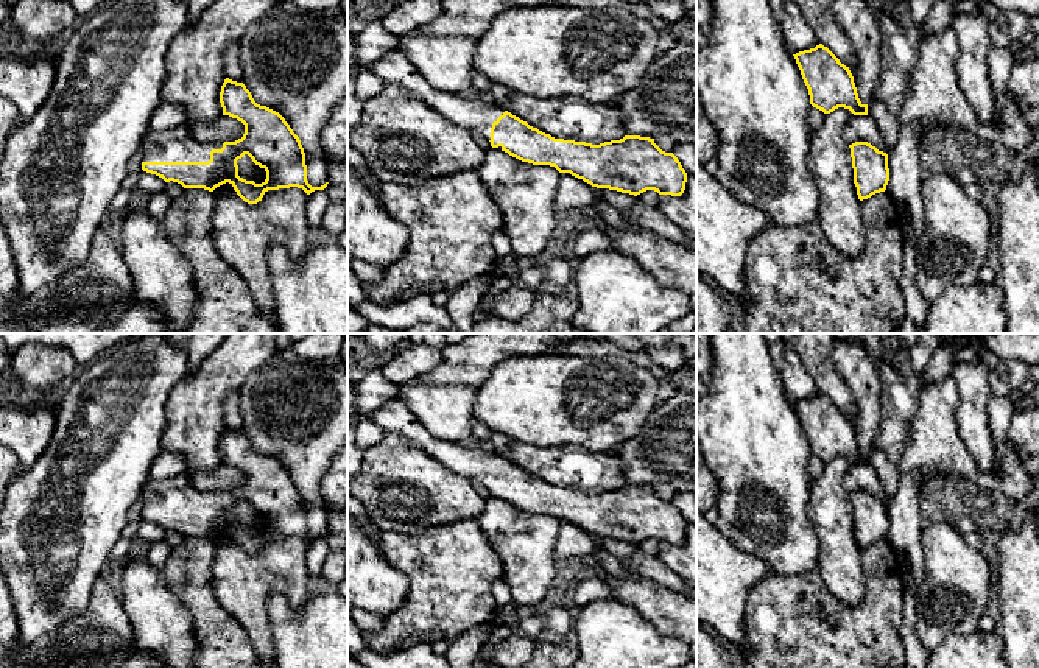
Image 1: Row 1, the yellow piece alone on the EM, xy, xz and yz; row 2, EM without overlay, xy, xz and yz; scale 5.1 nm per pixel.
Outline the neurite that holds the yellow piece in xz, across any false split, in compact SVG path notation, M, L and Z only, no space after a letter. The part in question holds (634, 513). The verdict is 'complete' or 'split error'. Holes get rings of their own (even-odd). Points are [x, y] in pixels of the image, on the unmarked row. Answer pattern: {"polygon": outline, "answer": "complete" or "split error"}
{"polygon": "M397 399L383 402L366 419L385 434L397 433L413 441L436 462L481 483L492 497L522 511L550 514L592 536L634 545L646 539L681 545L685 539L687 522L681 511L673 501L662 500L654 487L625 484L600 494L555 487L497 453L435 438Z", "answer": "split error"}

